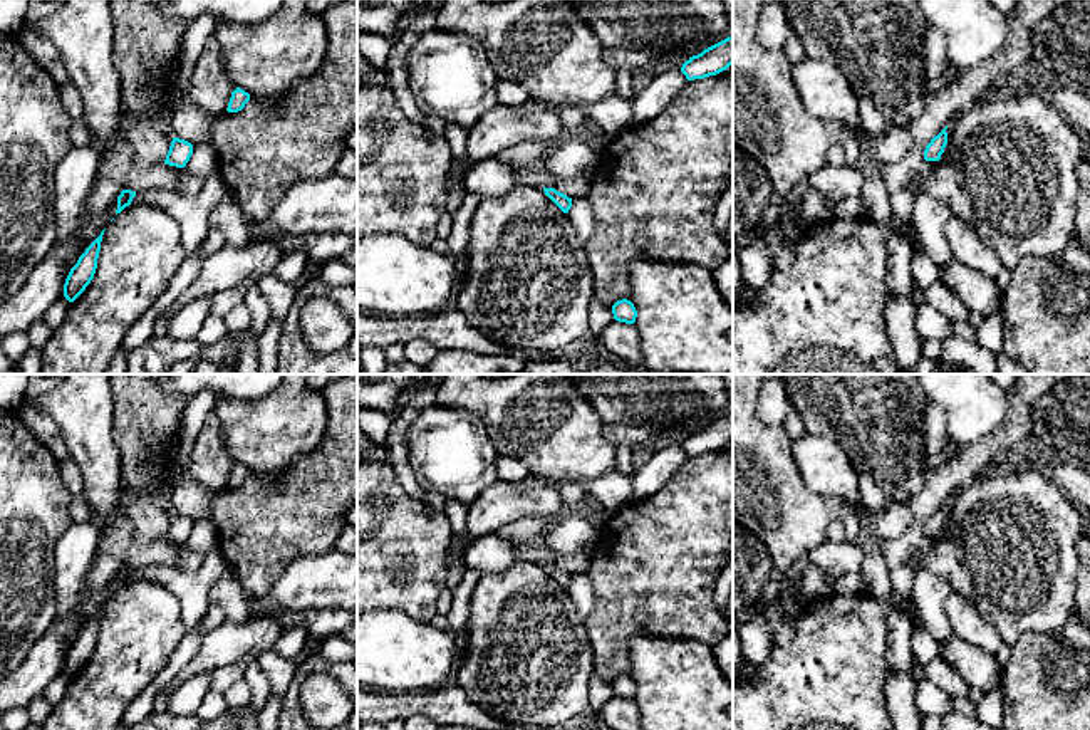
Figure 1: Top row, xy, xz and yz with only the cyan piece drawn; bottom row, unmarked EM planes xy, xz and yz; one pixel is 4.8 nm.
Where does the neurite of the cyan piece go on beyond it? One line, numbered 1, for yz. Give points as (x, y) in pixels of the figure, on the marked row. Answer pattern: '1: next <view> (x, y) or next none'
1: next none

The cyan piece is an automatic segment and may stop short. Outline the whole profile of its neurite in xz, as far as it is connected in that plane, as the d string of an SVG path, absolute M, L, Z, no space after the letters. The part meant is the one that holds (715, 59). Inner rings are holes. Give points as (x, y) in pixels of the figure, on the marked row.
M728 37L701 54L689 57L681 72L688 81L704 79L726 70L733 64L733 37Z

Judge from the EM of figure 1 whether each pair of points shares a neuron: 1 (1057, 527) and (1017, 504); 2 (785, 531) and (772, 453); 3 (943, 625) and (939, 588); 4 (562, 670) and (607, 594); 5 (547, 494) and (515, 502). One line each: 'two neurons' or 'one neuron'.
1: one neuron
2: one neuron
3: one neuron
4: two neurons
5: one neuron

